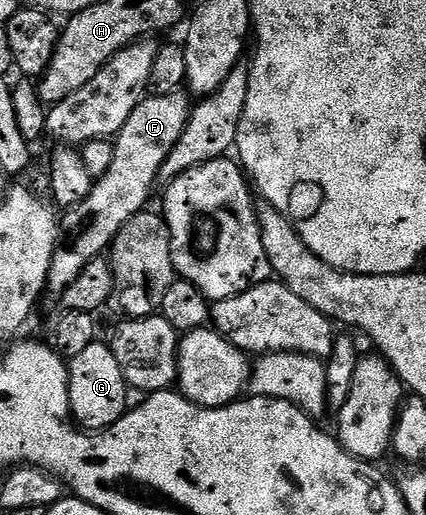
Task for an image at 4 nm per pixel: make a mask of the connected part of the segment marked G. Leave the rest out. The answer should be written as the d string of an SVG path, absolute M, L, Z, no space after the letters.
M95 339L90 346L84 348L80 355L69 358L68 368L70 371L70 412L81 428L87 431L108 429L128 412L128 404L126 405L128 386L124 379L124 371L120 363L116 363L116 355L109 344L102 342L101 345L101 340Z

